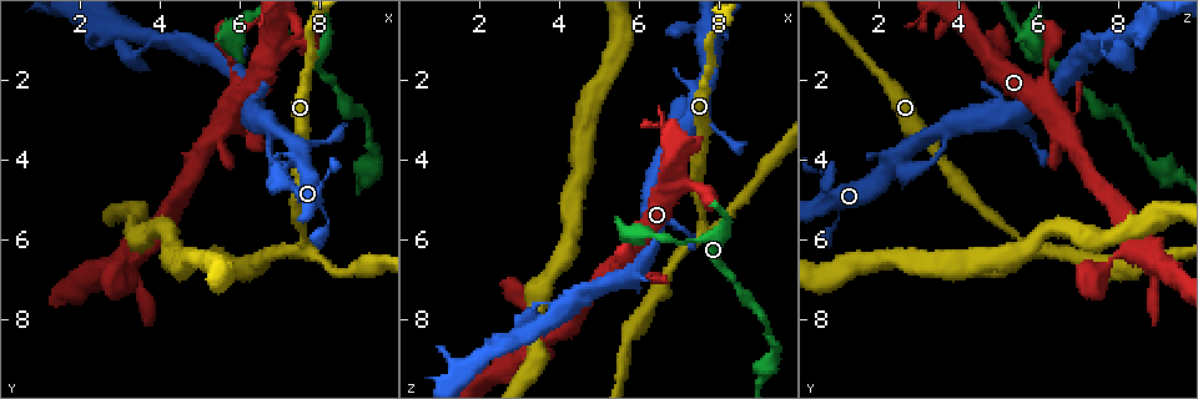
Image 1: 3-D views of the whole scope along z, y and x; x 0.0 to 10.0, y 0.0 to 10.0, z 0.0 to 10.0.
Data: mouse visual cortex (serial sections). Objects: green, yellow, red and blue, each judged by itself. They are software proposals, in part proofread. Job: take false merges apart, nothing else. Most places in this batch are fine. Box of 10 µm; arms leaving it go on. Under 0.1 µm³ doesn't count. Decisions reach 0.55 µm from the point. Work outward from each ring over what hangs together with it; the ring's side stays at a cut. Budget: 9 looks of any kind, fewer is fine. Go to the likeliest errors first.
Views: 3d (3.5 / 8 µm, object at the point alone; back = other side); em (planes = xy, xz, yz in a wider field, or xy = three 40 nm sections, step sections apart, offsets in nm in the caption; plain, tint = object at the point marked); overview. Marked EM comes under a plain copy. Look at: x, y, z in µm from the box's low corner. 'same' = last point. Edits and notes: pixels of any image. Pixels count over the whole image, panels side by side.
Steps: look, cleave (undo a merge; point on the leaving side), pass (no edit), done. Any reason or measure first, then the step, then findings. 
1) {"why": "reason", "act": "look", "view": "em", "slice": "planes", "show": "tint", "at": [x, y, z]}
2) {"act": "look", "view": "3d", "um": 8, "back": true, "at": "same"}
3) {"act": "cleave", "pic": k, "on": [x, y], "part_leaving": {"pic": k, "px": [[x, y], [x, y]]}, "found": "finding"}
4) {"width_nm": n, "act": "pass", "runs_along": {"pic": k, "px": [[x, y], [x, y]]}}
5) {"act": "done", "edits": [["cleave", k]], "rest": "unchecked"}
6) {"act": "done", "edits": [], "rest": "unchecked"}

{"act": "look", "view": "3d", "um": 3.5, "at": [7.55, 6.30, 5.80]}

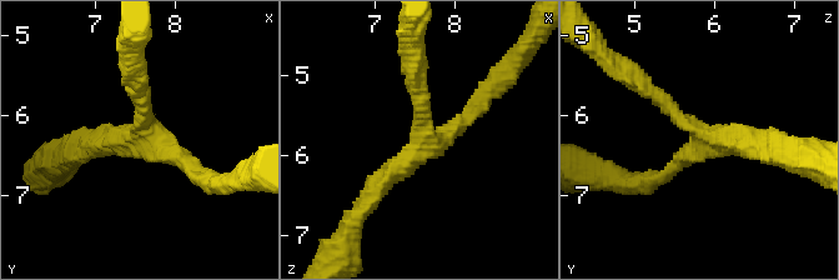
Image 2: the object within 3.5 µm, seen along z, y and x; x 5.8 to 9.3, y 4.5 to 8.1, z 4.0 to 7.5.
{"act": "look", "view": "em", "slice": "planes", "show": "tint", "at": [7.60, 6.20, 5.80]}

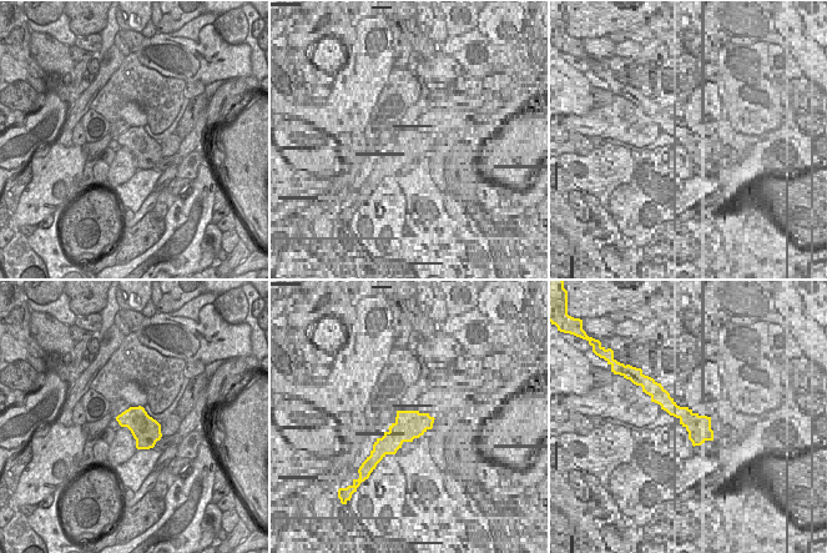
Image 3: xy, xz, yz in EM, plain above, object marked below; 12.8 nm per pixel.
{"width_nm": 360, "act": "pass", "runs_along": {"pic": 2, "px": [[637, 79], [707, 136], [760, 144]]}, "found": "continuous, no second cell"}

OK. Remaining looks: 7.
{"why": "a fork", "act": "look", "view": "3d", "um": 8, "at": [7.50, 3.95, 2.50]}

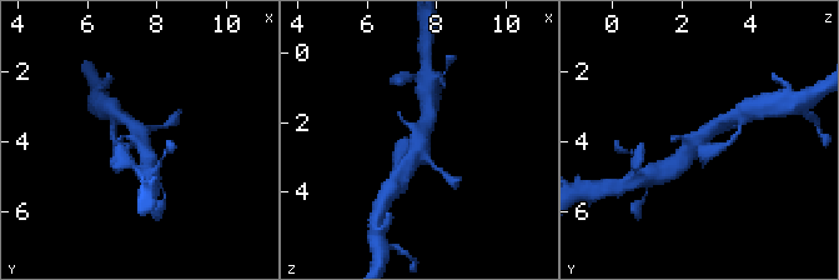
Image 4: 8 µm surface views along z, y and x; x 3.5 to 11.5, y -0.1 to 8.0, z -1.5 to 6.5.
{"why": "now the EM", "act": "look", "view": "em", "slice": "xy", "step": 1, "show": "tint", "at": "same"}

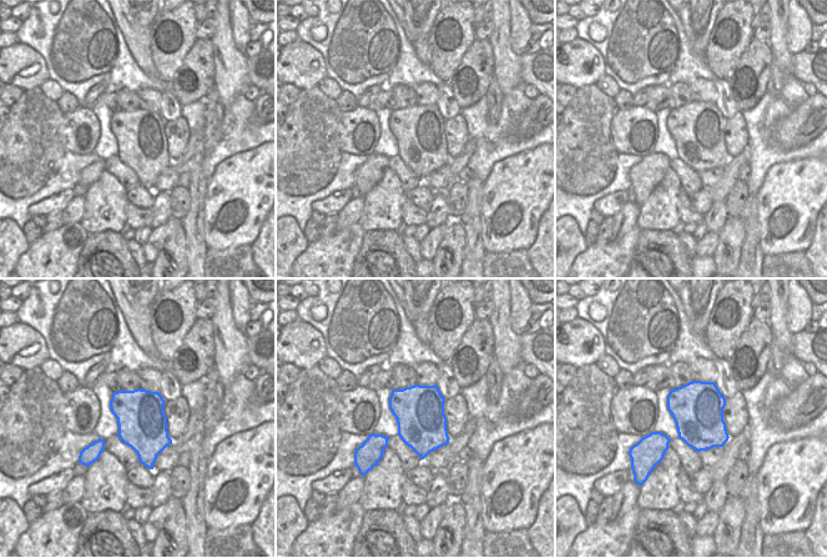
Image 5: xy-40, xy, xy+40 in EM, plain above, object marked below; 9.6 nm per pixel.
{"act": "pass", "runs_along": {"pic": 4, "px": [[673, 169], [694, 143], [724, 123]]}, "found": "all the same cell"}

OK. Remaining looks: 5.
{"why": "abrupt turn", "act": "look", "view": "3d", "um": 3.5, "at": [3.30, 1.40, 7.85]}

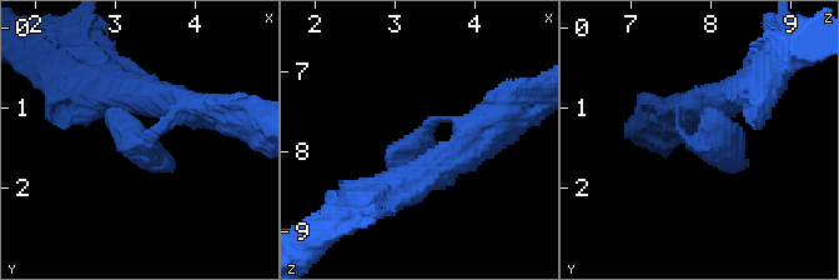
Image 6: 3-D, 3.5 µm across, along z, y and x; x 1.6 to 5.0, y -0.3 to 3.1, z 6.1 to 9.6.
{"act": "look", "view": "em", "slice": "xy", "step": 5, "show": "tint", "at": [3.25, 1.40, 7.80]}

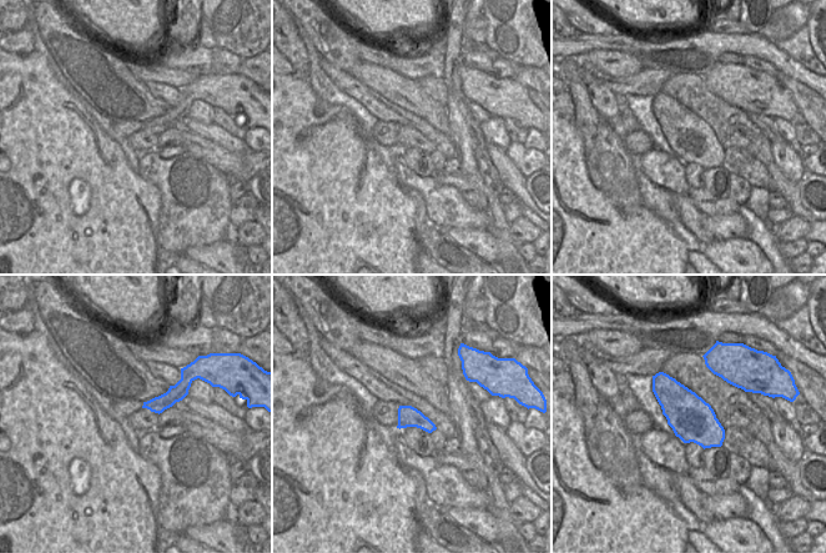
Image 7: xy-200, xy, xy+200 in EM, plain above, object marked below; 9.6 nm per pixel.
{"width_nm": 200, "act": "pass", "runs_along": {"pic": 6, "px": [[693, 110], [683, 136], [734, 171]]}, "found": "all the same cell"}

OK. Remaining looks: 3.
{"why": "branch point", "act": "look", "view": "3d", "um": 3.5, "at": [5.60, 3.05, 6.55]}

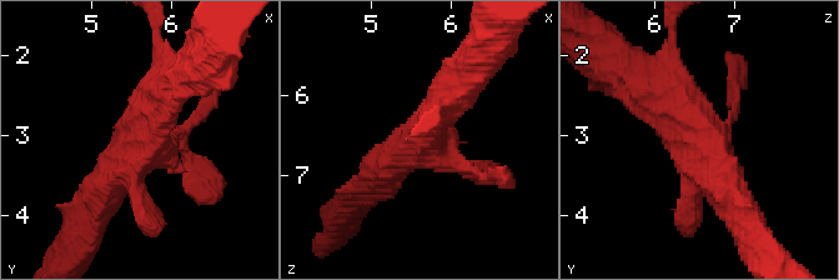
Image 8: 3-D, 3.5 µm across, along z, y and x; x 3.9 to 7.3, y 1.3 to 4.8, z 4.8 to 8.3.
{"act": "look", "view": "em", "slice": "xy", "step": 5, "show": "tint", "at": [5.65, 3.10, 6.55]}

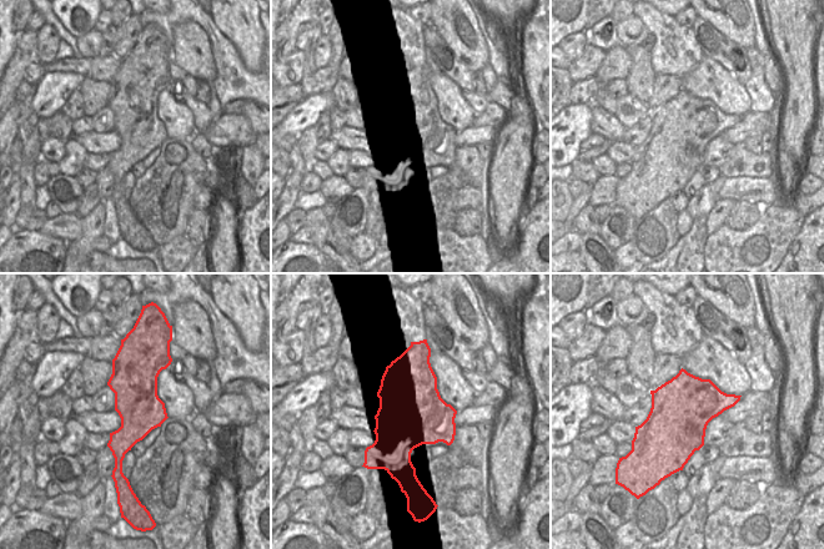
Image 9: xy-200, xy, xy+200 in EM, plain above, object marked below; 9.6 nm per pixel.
{"act": "pass", "runs_along": {"pic": 8, "px": [[649, 89], [692, 124], [737, 205]]}, "found": "one cell here"}

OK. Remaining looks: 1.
{"act": "done", "edits": [], "rest": "unchecked"}

